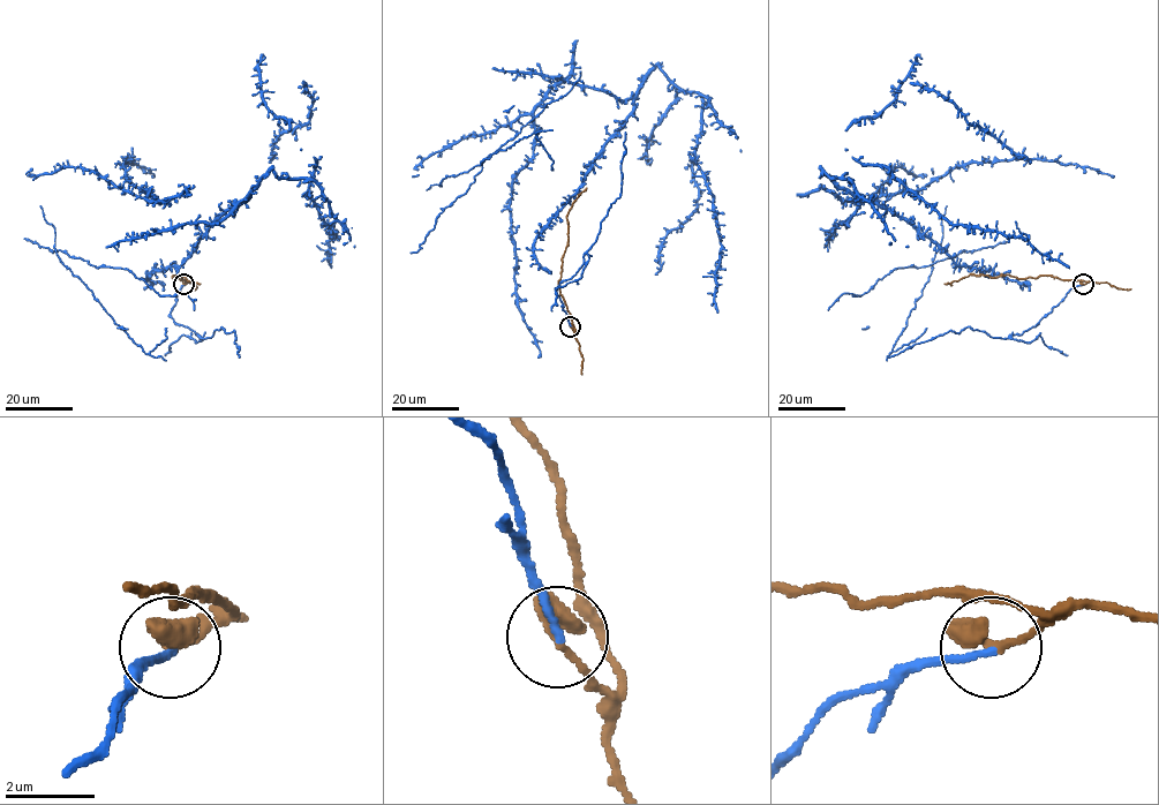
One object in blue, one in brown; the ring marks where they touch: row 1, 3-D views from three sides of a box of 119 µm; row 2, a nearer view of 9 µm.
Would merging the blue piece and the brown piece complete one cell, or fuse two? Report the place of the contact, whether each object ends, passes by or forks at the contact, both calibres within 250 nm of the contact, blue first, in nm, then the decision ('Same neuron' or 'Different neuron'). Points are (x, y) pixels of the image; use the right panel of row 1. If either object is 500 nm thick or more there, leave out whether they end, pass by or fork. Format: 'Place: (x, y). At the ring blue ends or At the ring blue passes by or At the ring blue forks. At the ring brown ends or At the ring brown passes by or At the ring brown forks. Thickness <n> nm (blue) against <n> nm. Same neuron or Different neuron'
Place: (1083, 284). At the ring blue ends. At the ring brown ends. Thickness 150 nm (blue) against 480 nm. Different neuron

